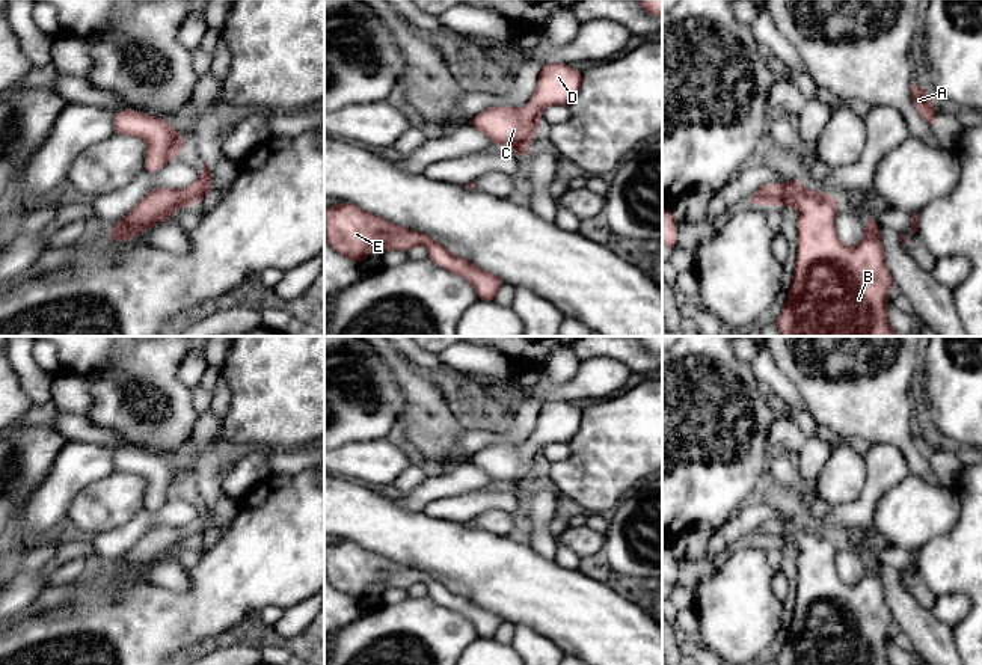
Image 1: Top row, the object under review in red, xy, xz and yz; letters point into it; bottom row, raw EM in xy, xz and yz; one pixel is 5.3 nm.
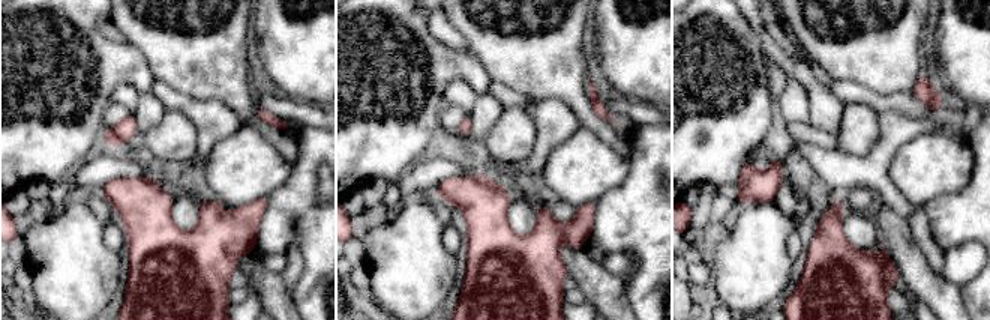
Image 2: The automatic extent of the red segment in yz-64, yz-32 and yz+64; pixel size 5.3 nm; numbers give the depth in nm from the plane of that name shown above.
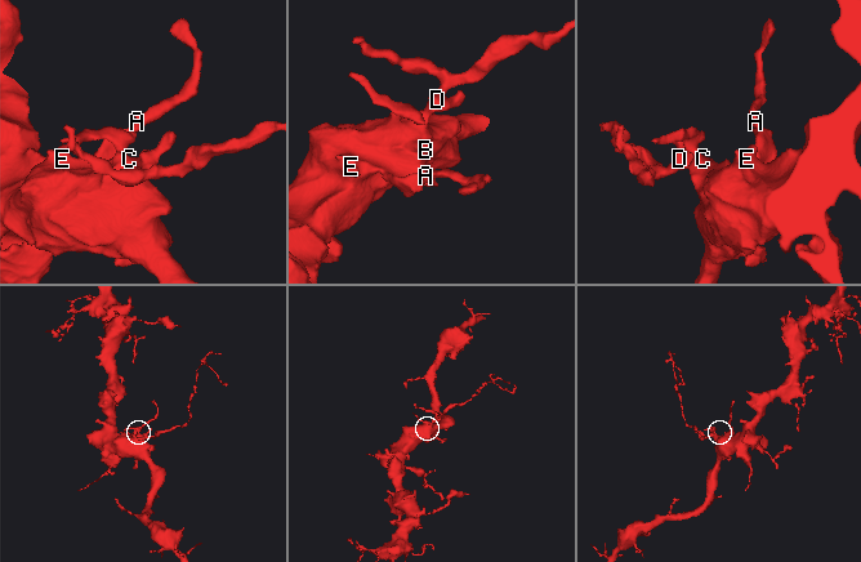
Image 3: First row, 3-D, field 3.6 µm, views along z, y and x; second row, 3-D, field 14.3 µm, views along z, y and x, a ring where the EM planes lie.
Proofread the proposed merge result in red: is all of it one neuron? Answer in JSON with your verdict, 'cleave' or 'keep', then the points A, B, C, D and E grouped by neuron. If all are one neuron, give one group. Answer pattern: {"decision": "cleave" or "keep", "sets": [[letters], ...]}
{"decision": "keep", "sets": [["A", "B", "C", "D", "E"]]}

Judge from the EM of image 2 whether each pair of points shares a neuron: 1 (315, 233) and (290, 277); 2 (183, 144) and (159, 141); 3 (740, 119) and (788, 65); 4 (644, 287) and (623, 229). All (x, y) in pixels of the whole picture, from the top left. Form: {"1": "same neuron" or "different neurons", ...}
{"1": "different neurons", "2": "same neuron", "3": "different neurons", "4": "same neuron"}

